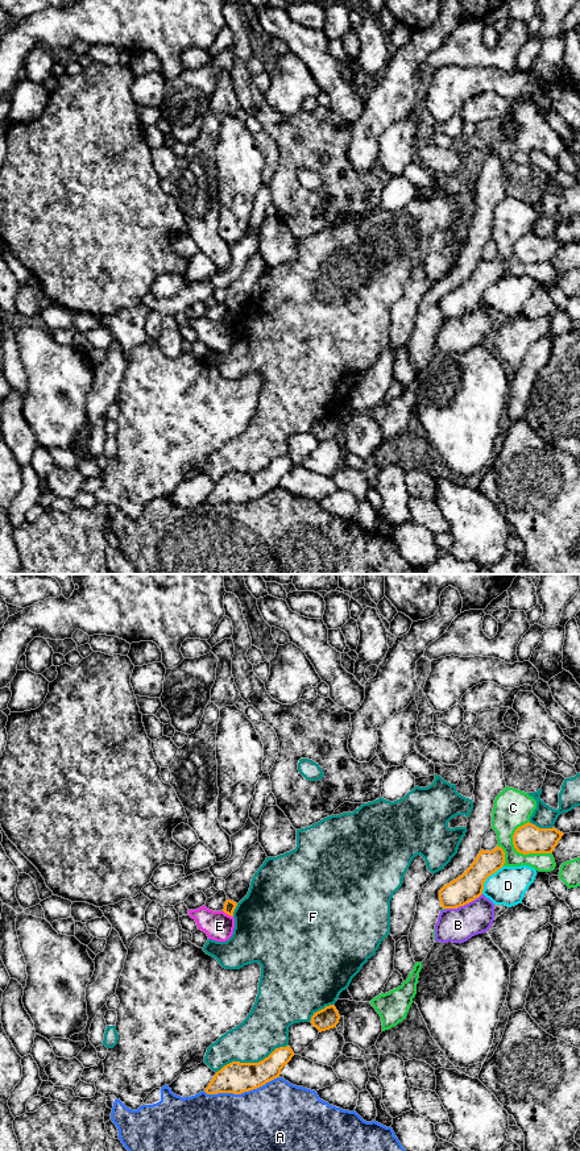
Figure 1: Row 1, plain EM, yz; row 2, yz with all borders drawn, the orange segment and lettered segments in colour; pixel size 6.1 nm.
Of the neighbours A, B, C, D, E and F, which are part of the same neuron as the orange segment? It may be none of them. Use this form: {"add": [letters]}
{"add": []}

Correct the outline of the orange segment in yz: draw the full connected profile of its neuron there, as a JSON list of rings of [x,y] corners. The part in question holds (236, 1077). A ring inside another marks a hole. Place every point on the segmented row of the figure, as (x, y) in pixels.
[[[286,1046],[276,1048],[268,1057],[258,1063],[232,1061],[216,1072],[204,1092],[207,1094],[241,1094],[257,1089],[279,1077],[281,1069],[293,1056],[293,1050]]]

